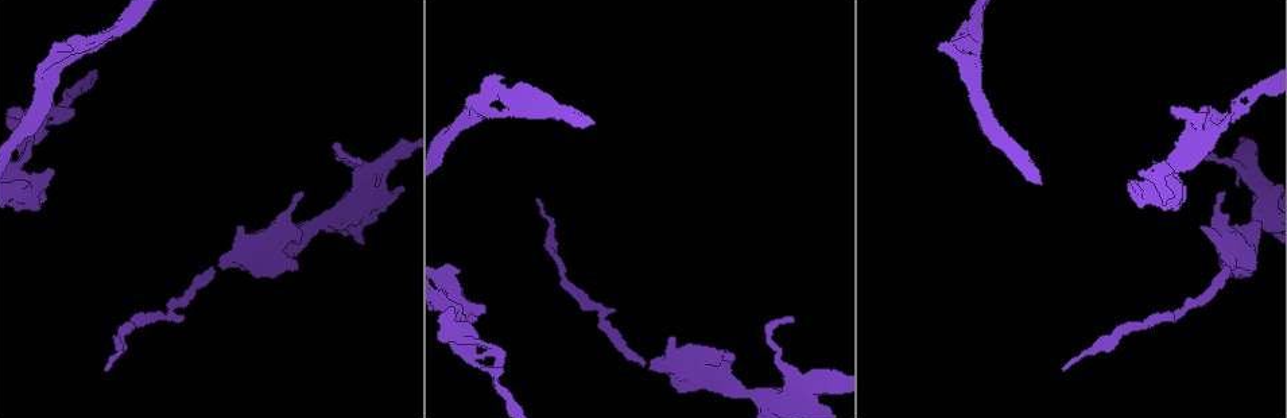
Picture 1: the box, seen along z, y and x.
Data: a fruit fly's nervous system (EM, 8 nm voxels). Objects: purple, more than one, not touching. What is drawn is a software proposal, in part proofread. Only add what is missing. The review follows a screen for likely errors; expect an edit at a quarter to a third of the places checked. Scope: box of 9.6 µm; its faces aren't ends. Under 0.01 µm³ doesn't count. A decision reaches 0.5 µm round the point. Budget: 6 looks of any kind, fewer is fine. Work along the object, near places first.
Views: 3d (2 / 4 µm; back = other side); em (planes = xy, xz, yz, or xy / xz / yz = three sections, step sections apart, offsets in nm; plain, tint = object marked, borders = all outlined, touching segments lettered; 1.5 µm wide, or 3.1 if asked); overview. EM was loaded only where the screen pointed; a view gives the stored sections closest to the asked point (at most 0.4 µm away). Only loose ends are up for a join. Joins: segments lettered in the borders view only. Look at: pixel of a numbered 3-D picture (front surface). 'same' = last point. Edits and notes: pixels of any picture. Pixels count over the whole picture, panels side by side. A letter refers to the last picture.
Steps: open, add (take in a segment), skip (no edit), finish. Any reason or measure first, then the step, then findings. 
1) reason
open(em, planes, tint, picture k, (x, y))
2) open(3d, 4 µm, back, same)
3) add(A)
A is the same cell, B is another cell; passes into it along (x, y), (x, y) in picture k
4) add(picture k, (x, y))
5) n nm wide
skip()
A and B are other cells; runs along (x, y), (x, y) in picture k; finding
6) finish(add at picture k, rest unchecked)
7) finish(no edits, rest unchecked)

free end
open(em, xy, step 8, plain, picture 1, (731, 361))

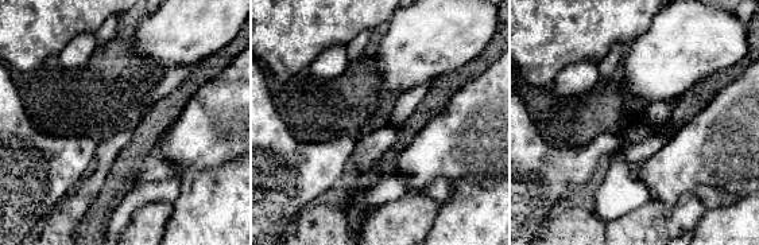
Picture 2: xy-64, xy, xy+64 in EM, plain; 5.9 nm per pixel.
open(em, xy, step 8, borders, same)

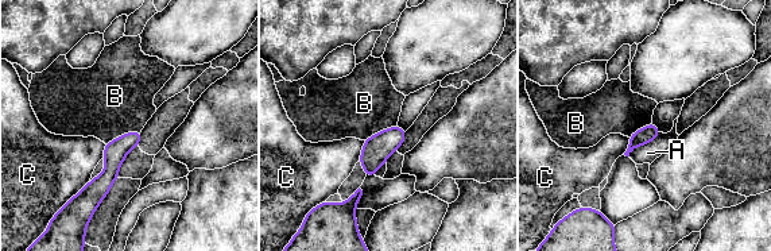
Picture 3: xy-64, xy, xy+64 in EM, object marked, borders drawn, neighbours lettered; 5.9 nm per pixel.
skip()
A, B and C are other cells; border along (661, 132), (628, 155) in picture 3; none of them fits

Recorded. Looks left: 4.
an open end
open(3d, 2 µm, picture 1, (450, 308))

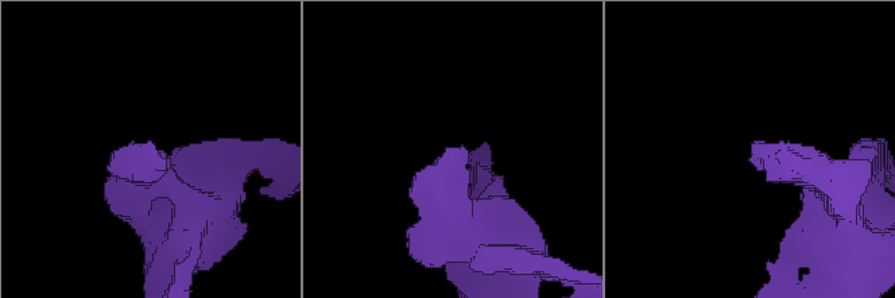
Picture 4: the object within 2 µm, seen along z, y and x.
now the EM
open(em, planes, borders, picture 4, (452, 147))

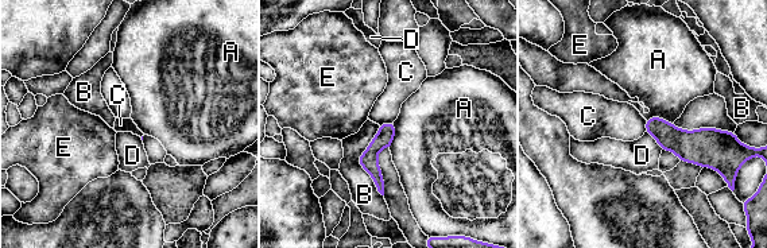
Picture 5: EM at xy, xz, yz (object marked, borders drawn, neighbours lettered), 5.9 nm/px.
skip()
A, B, C, D and E are other cells; border along (392, 121), (379, 126) in picture 5; none of them fits

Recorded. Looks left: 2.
open(em, planes, borders, picture 1, (66, 48))

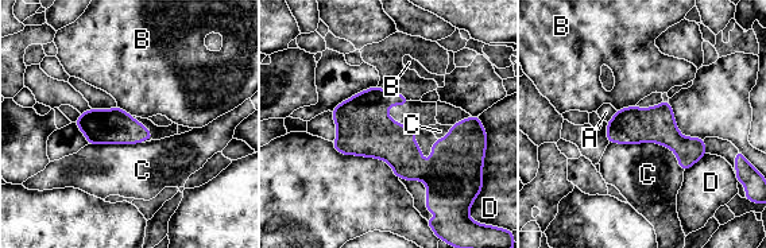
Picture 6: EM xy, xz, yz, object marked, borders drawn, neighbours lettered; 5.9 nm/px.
C touches over 480 nm
skip()
A, B, C and D are other cells; border along (610, 142), (661, 143), (684, 170) in picture 6; none of them fits

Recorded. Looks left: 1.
finish(no edits, rest unchecked)

